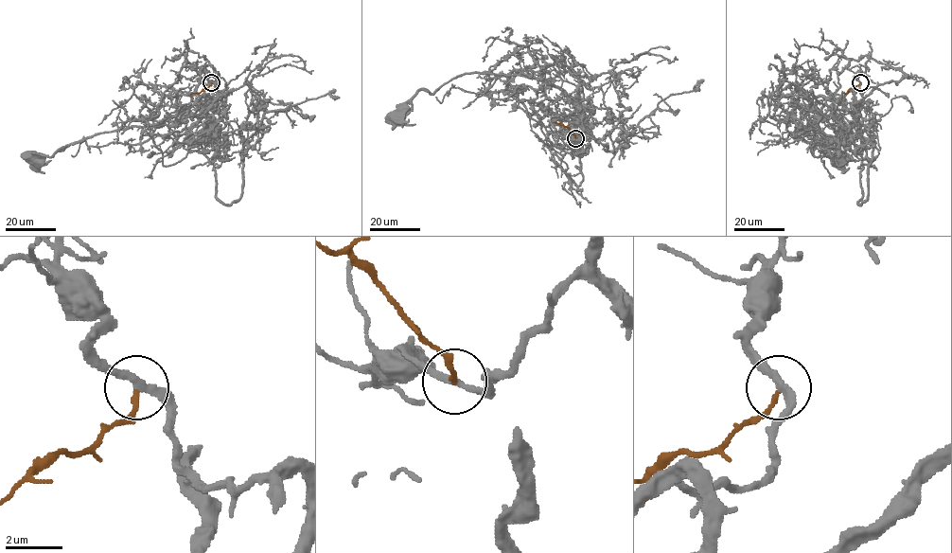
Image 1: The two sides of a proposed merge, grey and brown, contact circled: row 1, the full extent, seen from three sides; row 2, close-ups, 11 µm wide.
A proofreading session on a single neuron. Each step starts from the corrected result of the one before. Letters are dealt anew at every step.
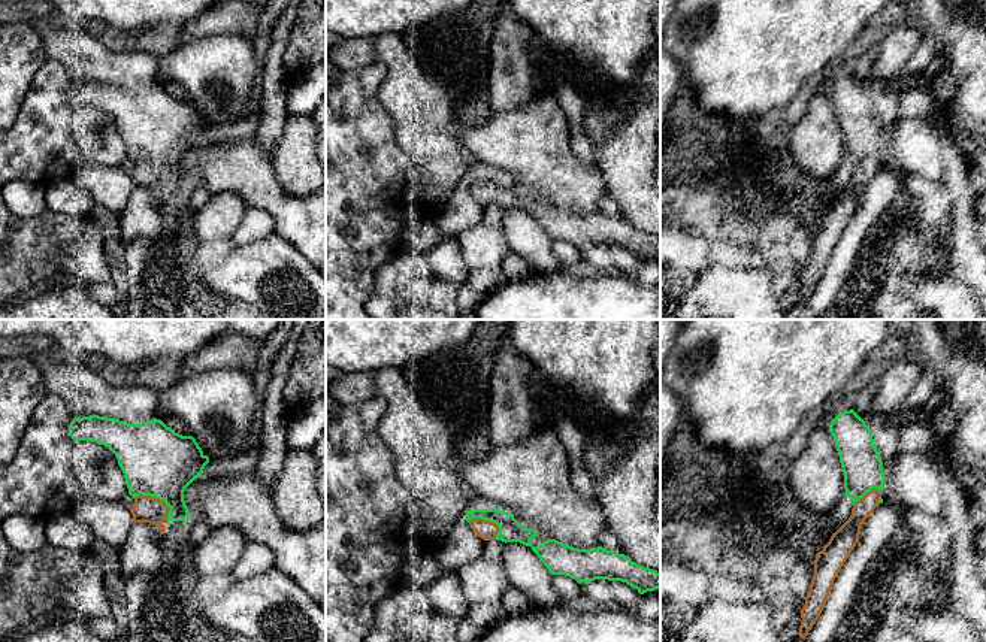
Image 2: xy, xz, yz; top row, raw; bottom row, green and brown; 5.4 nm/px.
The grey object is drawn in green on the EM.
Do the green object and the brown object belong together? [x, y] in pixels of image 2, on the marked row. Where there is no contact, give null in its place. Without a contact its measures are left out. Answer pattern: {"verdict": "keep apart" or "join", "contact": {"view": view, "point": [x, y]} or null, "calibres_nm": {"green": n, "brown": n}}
{"verdict": "join", "contact": {"view": "xy", "point": [157, 497]}, "calibres_nm": {"green": 380, "brown": 140}}

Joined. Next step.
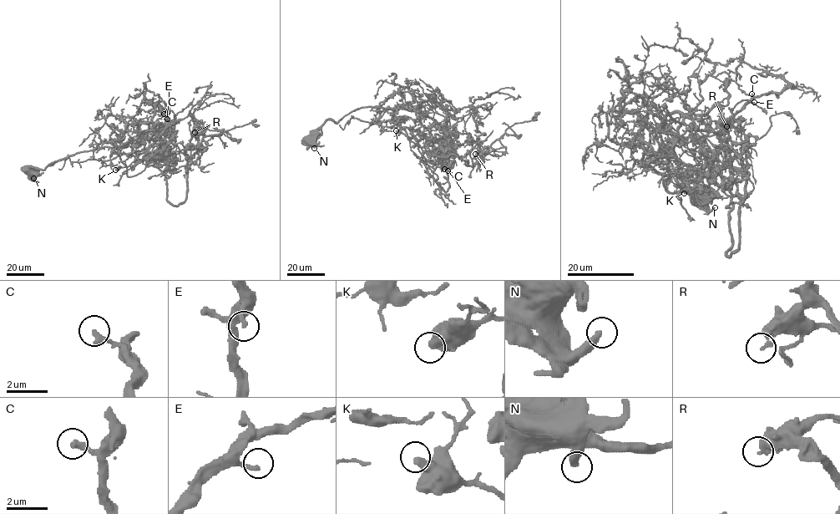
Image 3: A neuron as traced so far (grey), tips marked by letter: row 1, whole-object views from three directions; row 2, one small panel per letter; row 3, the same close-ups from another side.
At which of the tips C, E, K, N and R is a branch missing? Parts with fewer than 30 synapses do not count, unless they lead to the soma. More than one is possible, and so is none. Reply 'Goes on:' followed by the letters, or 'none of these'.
Goes on: C, E

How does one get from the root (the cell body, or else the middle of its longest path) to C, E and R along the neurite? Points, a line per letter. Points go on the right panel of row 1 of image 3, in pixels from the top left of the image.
C: (699, 195), (665, 188), (670, 178), (642, 159), (650, 135), (668, 115), (717, 104), (726, 130), (751, 94)
E: (699, 195), (665, 188), (670, 178), (642, 159), (650, 135), (668, 115), (717, 104), (726, 130), (754, 102)
R: (699, 195), (665, 188), (650, 135), (708, 116), (723, 169), (706, 128), (726, 126)

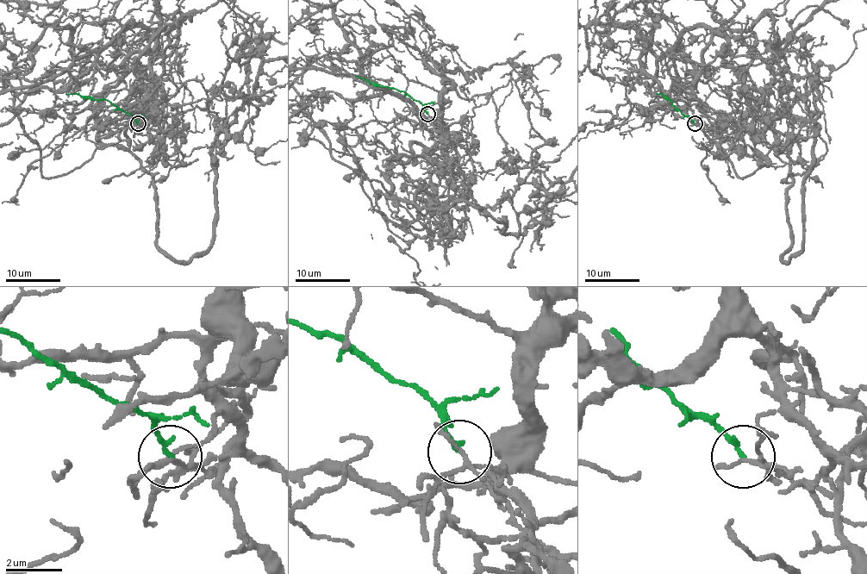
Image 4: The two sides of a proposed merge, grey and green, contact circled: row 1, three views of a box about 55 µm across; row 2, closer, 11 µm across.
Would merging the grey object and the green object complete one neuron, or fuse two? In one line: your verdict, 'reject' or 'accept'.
reject

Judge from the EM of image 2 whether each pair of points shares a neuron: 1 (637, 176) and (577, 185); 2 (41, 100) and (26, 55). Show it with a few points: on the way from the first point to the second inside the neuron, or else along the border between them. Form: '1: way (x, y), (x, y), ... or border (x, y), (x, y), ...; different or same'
1: border (595, 164), (608, 193); different
2: border (47, 58), (35, 75), (20, 109); different

